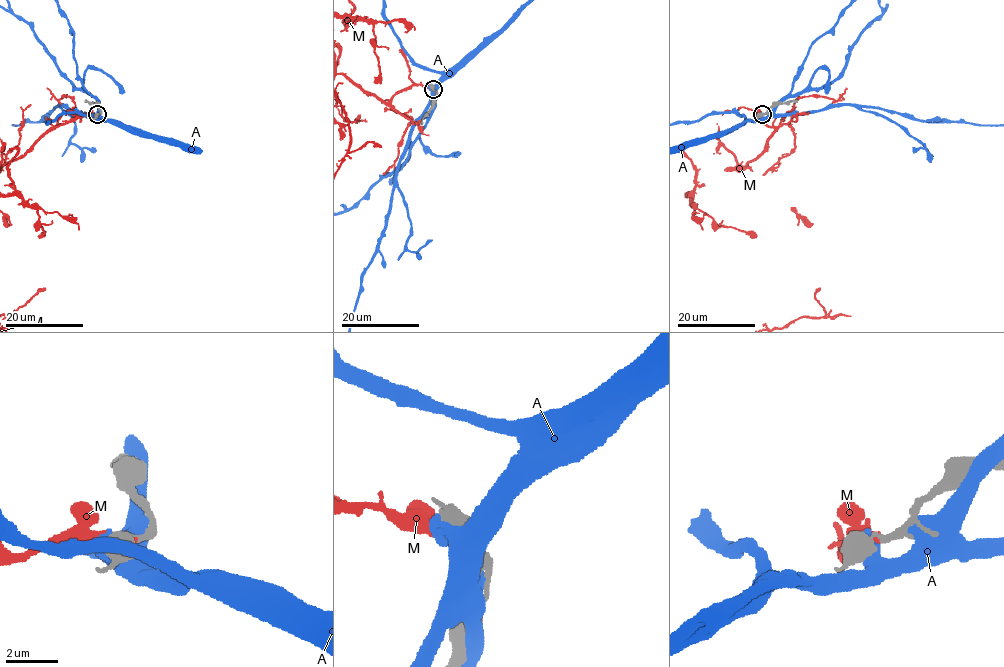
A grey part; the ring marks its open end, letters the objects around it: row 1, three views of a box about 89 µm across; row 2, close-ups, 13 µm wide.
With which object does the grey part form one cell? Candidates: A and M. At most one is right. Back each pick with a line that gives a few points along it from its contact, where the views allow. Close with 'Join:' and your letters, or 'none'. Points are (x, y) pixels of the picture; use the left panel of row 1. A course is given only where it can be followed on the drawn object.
Join: M

